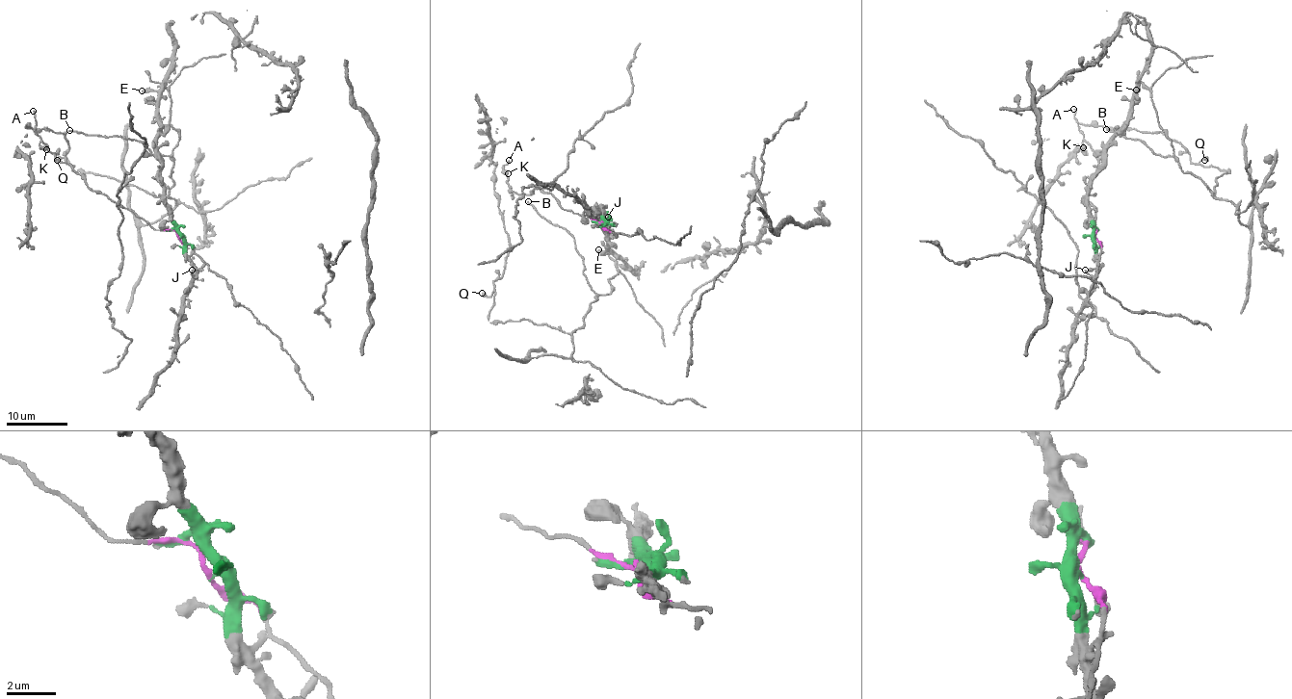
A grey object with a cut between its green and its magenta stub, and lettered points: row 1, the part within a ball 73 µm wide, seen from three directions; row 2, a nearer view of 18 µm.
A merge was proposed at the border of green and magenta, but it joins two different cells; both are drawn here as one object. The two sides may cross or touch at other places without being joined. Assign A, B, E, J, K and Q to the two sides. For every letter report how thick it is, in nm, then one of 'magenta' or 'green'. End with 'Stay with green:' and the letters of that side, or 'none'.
A: 150 nm | magenta
B: 150 nm | green
E: 460 nm | green
J: 140 nm | green
K: 440 nm | magenta
Q: 380 nm | green
Stay with green: B, E, J, Q

